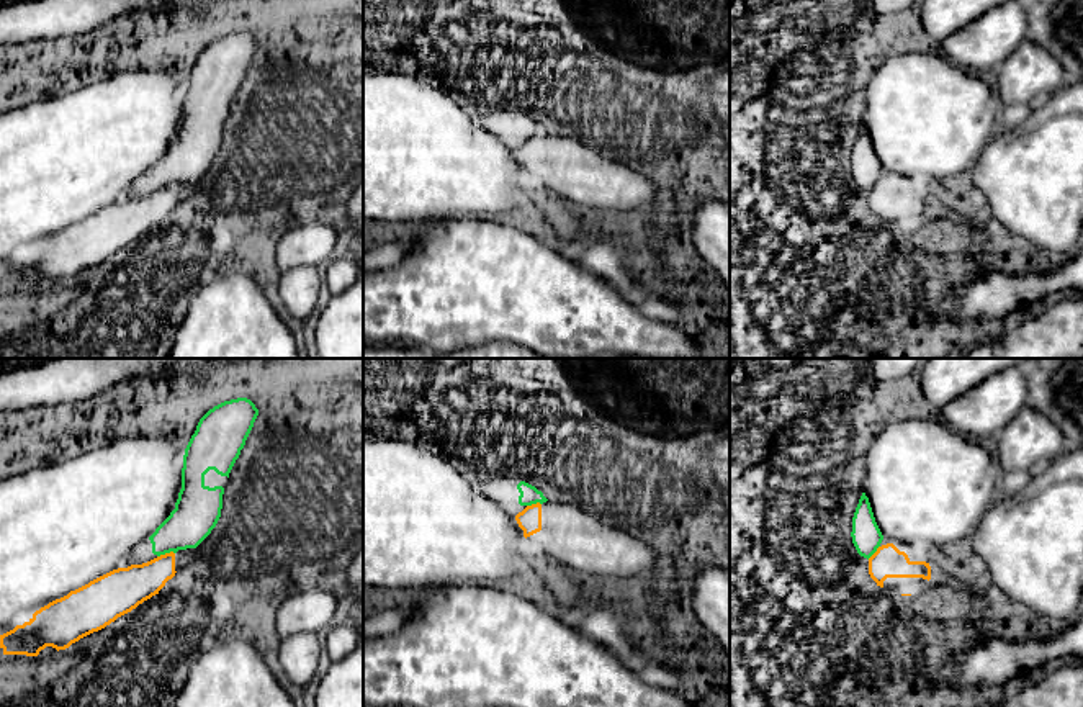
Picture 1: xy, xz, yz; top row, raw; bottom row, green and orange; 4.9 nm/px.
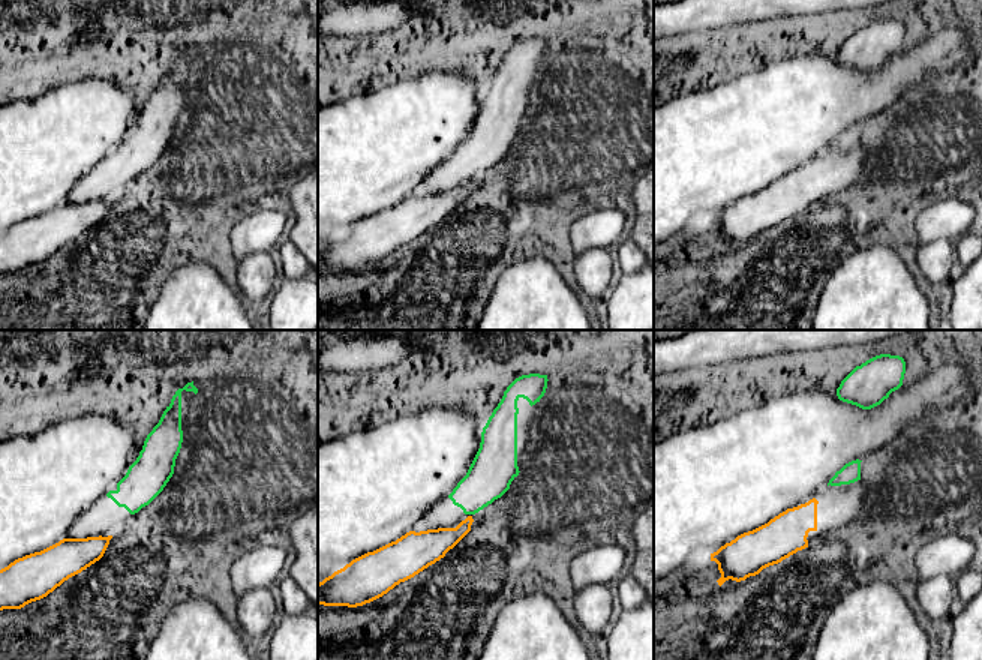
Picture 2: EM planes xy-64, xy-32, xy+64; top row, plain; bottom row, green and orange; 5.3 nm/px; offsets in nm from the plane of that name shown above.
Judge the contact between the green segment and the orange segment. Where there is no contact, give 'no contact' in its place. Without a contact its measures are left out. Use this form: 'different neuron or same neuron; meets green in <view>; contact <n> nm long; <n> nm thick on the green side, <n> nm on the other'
different neuron; meets green in xy; contact 90 nm long; 220 nm thick on the green side, 190 nm on the other

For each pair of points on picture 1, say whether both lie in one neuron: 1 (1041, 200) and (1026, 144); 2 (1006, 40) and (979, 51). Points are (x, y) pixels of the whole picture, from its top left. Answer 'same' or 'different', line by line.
1: same
2: same

